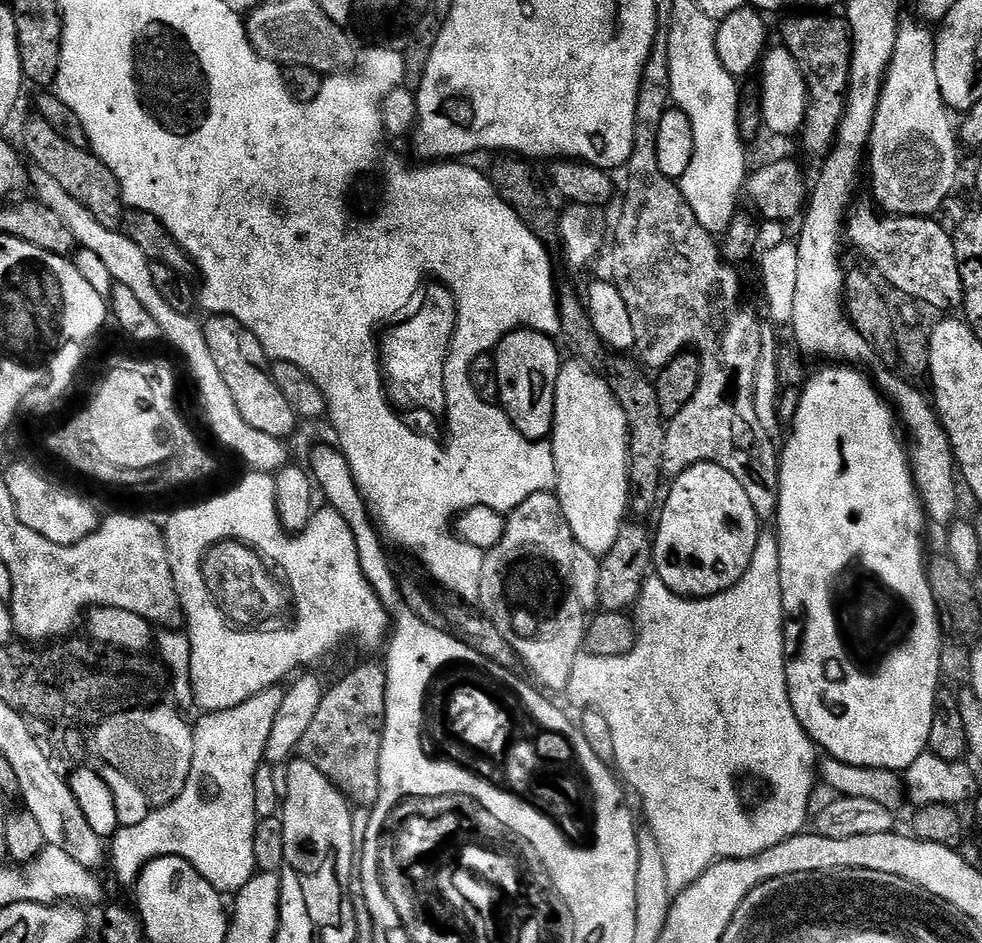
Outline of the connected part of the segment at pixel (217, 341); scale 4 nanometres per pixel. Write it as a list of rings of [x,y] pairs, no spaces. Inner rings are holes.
[[[209,315],[202,327],[206,346],[210,346],[210,355],[234,397],[234,406],[238,406],[238,414],[254,426],[254,430],[262,430],[262,434],[270,434],[276,440],[284,440],[295,430],[298,417],[290,402],[286,402],[282,390],[274,382],[270,371],[270,357],[262,350],[262,342],[238,322],[233,316]]]

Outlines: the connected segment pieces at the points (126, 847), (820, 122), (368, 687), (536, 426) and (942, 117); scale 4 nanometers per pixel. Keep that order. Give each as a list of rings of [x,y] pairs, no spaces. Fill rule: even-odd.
[[[277,686],[275,688],[267,688],[266,690],[262,690],[258,694],[254,694],[254,698],[246,698],[246,702],[242,702],[238,706],[230,706],[228,710],[218,710],[217,712],[205,712],[199,718],[200,721],[195,721],[192,737],[194,738],[194,758],[190,762],[190,778],[186,778],[186,786],[182,786],[182,794],[178,794],[178,798],[174,798],[174,802],[170,802],[169,804],[162,804],[156,807],[153,807],[151,811],[148,813],[148,817],[146,817],[143,822],[138,822],[136,826],[126,826],[125,828],[119,827],[116,829],[115,836],[111,837],[110,840],[110,864],[112,860],[112,872],[117,876],[118,879],[121,880],[122,883],[128,884],[128,886],[135,885],[136,881],[140,878],[140,871],[143,870],[149,864],[150,861],[156,859],[158,856],[177,856],[178,858],[182,858],[186,862],[190,862],[190,866],[194,866],[194,870],[198,870],[198,874],[202,874],[202,878],[206,878],[206,882],[210,882],[210,886],[214,886],[217,892],[221,894],[235,894],[240,891],[242,886],[246,886],[246,882],[250,882],[250,878],[256,875],[258,869],[256,867],[256,859],[254,858],[254,846],[256,843],[254,842],[254,830],[256,829],[256,821],[258,819],[258,813],[256,813],[256,775],[260,772],[260,764],[263,765],[265,763],[264,759],[264,751],[266,750],[266,738],[270,738],[270,730],[274,730],[274,726],[276,725],[277,718],[282,715],[282,709],[285,707],[284,703],[284,694],[285,689],[283,687]]]
[[[808,10],[803,14],[792,14],[784,24],[783,47],[790,50],[790,54],[798,62],[808,87],[808,109],[804,119],[804,127],[799,133],[798,140],[804,143],[808,152],[827,154],[832,151],[832,141],[836,139],[836,127],[840,125],[840,117],[844,114],[844,102],[848,94],[850,82],[850,58],[852,57],[852,31],[848,28],[848,21],[843,15],[825,14],[820,10]]]
[[[383,663],[360,664],[348,672],[336,685],[324,693],[322,702],[315,705],[312,721],[307,721],[304,736],[300,739],[299,755],[308,760],[331,782],[357,809],[375,809],[380,793],[380,755],[386,714],[386,674]]]
[[[517,328],[514,332],[506,333],[494,349],[500,391],[499,407],[503,408],[512,425],[527,440],[544,442],[552,435],[556,383],[562,363],[556,342],[544,332]]]
[[[905,19],[898,29],[888,73],[884,75],[878,110],[874,114],[874,130],[868,143],[866,168],[867,171],[872,171],[872,196],[885,213],[932,218],[947,202],[948,195],[956,184],[956,175],[960,172],[960,152],[956,149],[958,132],[954,120],[952,124],[953,117],[948,105],[944,103],[942,90],[938,90],[936,37],[931,31],[927,32],[929,29],[923,23],[913,20]]]

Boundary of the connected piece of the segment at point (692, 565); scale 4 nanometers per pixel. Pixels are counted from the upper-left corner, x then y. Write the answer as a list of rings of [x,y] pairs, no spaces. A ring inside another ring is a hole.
[[[695,464],[681,476],[671,481],[672,489],[662,500],[660,525],[654,528],[652,541],[652,563],[655,575],[677,596],[703,598],[717,596],[728,588],[733,588],[746,574],[754,558],[754,550],[760,541],[762,522],[754,510],[746,490],[730,470],[722,470],[717,464]]]

